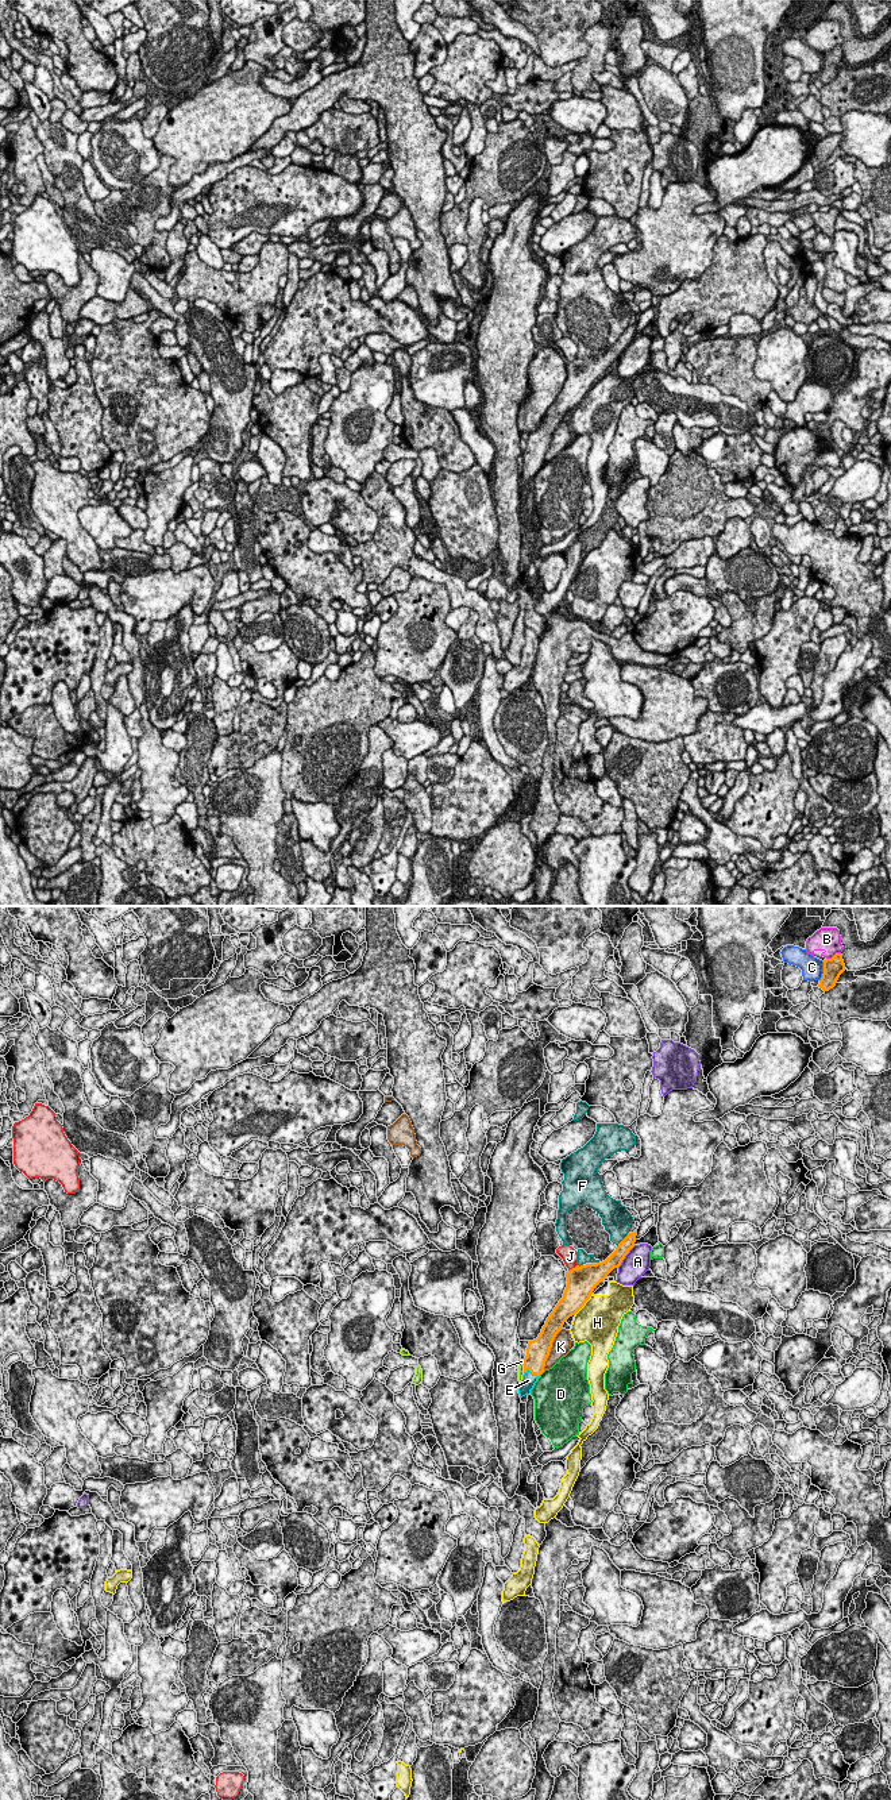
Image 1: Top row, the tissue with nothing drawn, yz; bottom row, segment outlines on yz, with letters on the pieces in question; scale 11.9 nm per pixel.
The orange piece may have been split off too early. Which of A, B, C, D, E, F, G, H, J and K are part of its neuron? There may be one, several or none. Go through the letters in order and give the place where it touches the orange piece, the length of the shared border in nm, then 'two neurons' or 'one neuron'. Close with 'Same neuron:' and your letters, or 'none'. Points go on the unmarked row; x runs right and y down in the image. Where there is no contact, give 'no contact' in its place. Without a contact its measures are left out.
A: yz (625, 347) | 340 nm | two neurons
B: yz (834, 47) | 190 nm | two neurons
C: yz (824, 64) | 240 nm | two neurons
D: yz (542, 465) | 110 nm | two neurons
E: yz (532, 466) | 200 nm | one neuron
F: yz (623, 332) | 240 nm | two neurons
G: yz (523, 457) | 150 nm | two neurons
H: yz (583, 397) | 320 nm | two neurons
J: yz (573, 361) | 140 nm | two neurons
K: yz (550, 442) | 550 nm | two neurons
Same neuron: E

